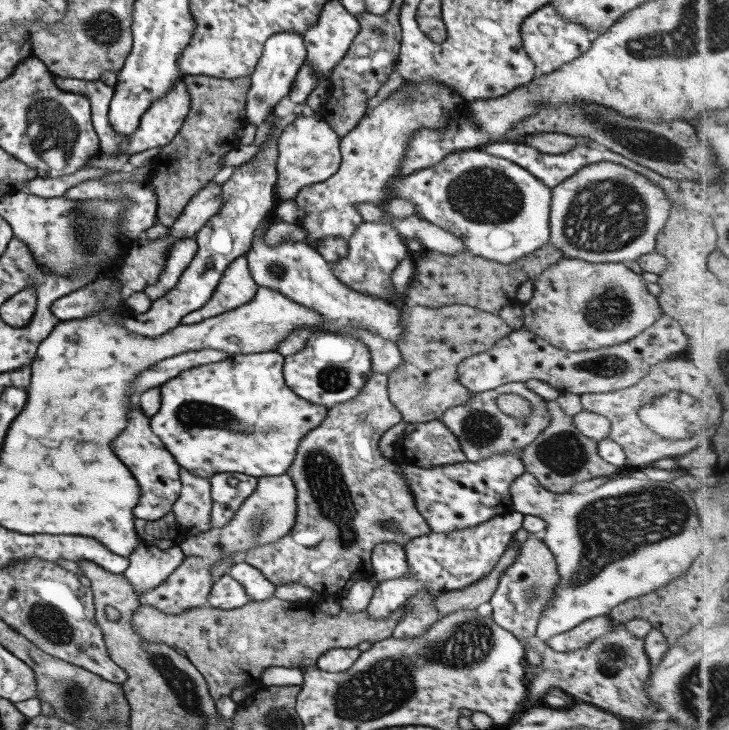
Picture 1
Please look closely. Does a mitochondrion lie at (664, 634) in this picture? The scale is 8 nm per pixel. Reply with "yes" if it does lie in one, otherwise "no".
no

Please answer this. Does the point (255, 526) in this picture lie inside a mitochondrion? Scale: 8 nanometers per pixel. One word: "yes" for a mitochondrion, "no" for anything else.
yes

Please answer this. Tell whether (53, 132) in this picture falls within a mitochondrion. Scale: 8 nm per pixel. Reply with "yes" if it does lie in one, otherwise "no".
yes

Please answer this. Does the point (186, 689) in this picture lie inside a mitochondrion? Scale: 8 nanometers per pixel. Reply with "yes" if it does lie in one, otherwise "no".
yes

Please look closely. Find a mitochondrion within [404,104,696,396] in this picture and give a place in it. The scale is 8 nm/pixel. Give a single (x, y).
(604, 217)

